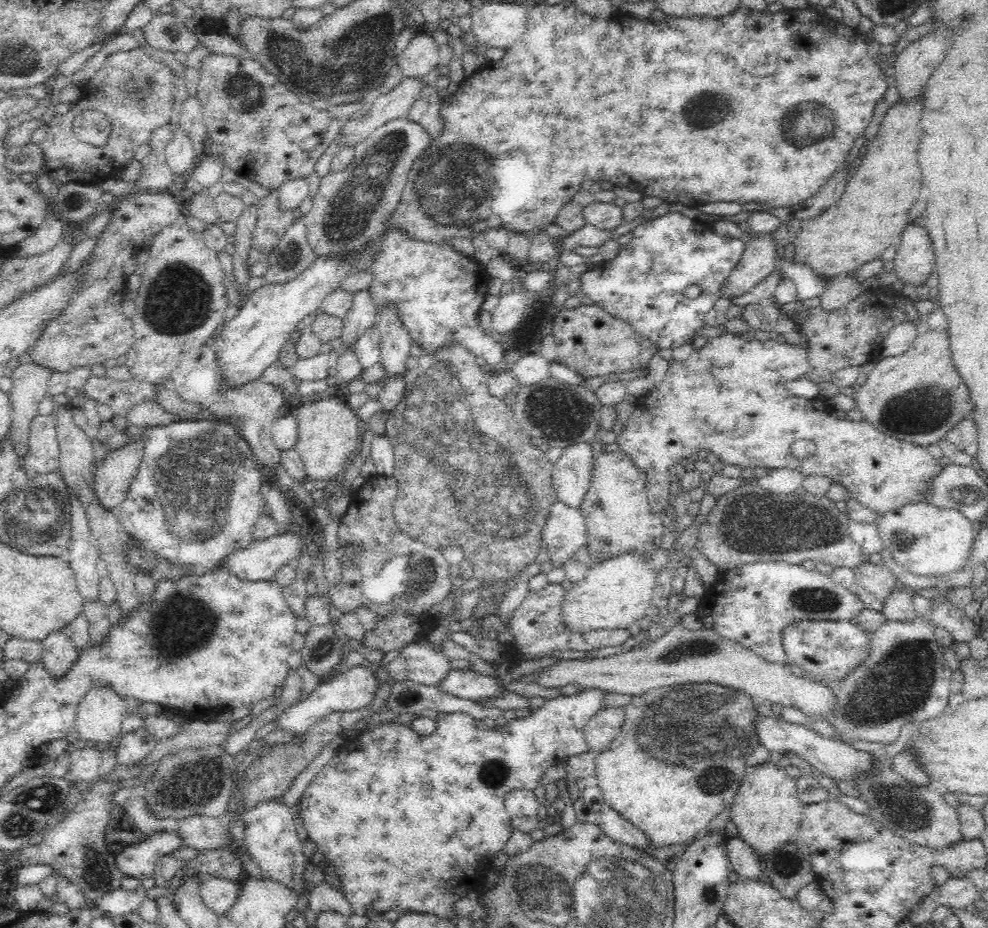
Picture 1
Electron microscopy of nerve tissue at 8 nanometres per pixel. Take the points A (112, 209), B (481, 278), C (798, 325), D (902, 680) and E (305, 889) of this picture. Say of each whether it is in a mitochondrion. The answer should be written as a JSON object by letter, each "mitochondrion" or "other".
{"A":"other","B":"other","C":"other","D":"mitochondrion","E":"other"}

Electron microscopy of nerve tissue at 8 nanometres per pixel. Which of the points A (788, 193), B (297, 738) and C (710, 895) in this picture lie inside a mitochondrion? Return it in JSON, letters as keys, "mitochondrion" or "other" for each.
{"A":"other","B":"other","C":"mitochondrion"}

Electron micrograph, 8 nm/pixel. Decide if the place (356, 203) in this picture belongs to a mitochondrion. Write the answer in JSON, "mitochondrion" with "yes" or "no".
{"mitochondrion":"yes"}

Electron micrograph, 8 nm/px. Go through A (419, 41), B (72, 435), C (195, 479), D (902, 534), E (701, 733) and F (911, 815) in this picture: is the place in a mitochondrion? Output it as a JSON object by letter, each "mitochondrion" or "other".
{"A":"other","B":"other","C":"mitochondrion","D":"mitochondrion","E":"mitochondrion","F":"mitochondrion"}

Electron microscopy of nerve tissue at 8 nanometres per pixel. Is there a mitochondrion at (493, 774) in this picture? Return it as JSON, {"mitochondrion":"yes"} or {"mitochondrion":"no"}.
{"mitochondrion":"yes"}

